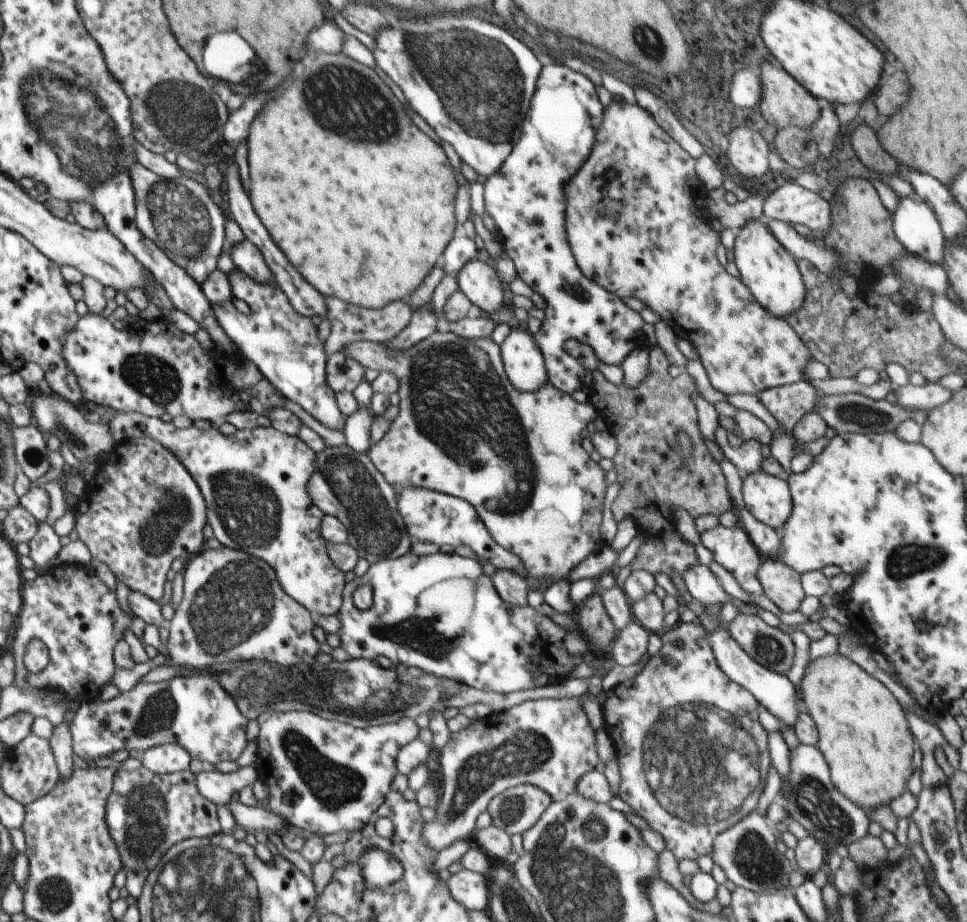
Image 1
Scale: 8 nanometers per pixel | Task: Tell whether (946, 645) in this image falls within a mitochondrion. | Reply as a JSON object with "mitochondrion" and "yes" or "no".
{"mitochondrion":"no"}

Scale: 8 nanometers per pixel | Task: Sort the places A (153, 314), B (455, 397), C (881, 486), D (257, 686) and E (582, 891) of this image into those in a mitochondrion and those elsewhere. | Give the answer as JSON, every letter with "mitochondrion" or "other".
{"A":"other","B":"mitochondrion","C":"other","D":"mitochondrion","E":"mitochondrion"}

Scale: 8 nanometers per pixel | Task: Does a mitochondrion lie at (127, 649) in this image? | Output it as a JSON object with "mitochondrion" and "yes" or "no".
{"mitochondrion":"no"}

